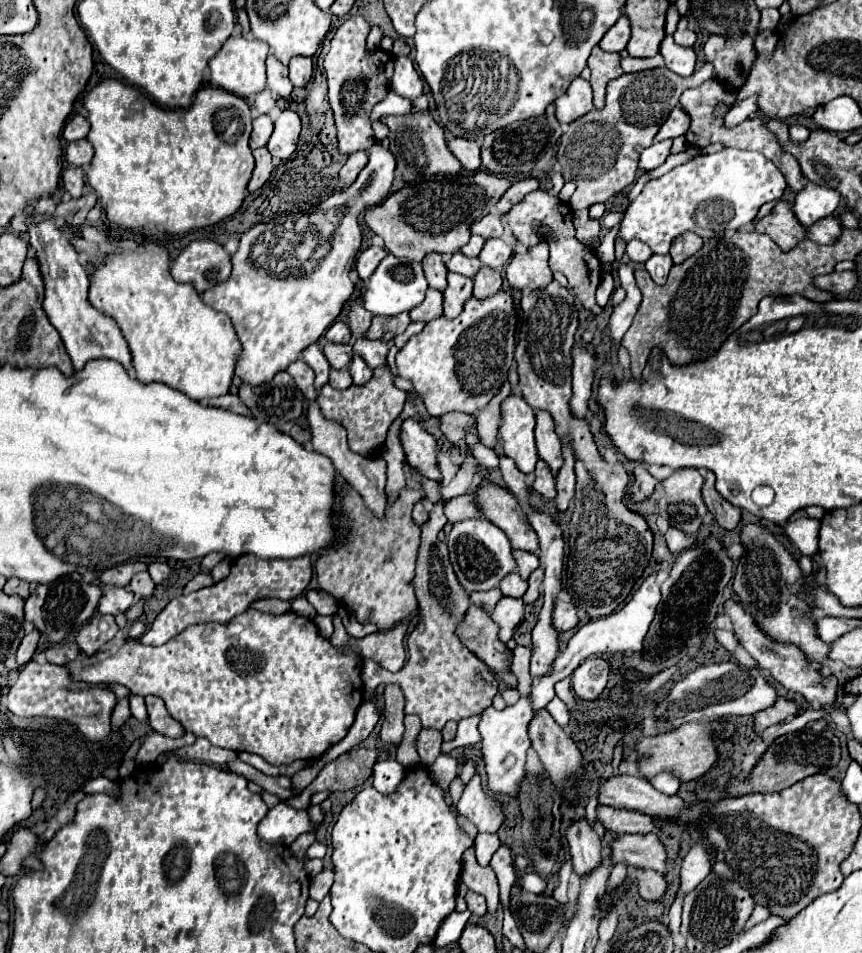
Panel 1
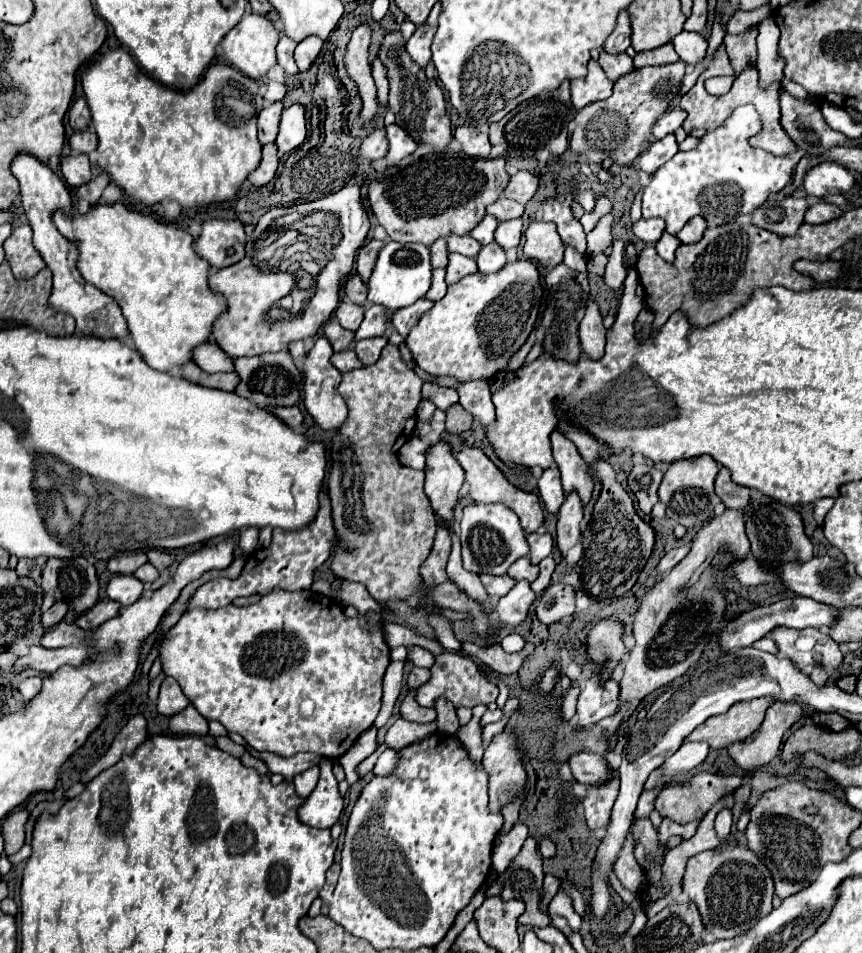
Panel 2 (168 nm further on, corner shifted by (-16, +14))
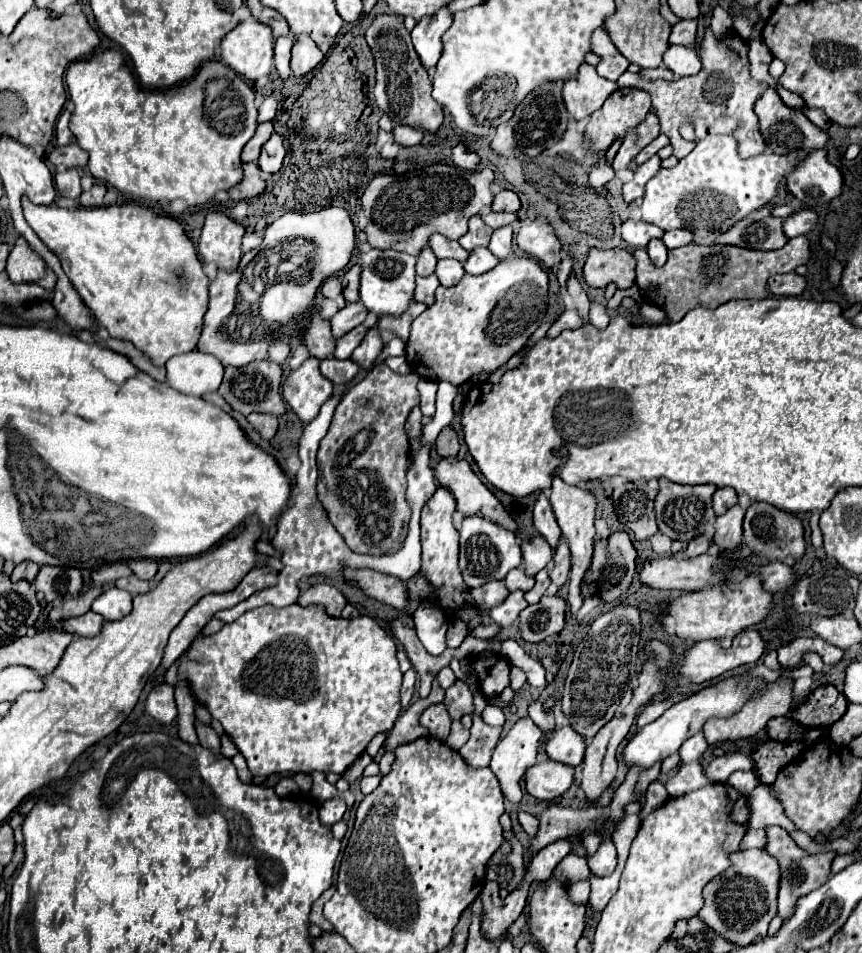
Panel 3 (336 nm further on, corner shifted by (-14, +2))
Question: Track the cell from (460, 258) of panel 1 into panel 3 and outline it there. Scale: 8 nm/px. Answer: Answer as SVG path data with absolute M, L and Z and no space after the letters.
M432 234L428 238L428 246L432 248L436 258L454 258L454 260L464 262L466 256L468 256L468 252L462 246L458 246L456 240L448 240L442 234Z

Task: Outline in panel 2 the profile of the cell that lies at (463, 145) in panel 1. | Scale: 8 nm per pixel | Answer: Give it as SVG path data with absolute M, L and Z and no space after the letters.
M458 126L454 132L456 140L462 144L462 150L472 158L490 158L490 138L486 132L480 132L474 126Z

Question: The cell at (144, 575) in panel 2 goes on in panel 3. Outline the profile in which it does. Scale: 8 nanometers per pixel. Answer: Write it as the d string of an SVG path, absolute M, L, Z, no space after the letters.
M136 576L120 578L120 580L116 580L116 582L114 582L114 586L116 586L116 588L120 588L120 590L130 592L132 596L136 596L136 594L146 594L146 592L150 590L150 582L146 582L146 580L138 580Z

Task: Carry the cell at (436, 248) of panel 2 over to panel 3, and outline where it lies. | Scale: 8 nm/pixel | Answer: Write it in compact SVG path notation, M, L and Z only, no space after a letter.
M424 246L418 254L418 262L416 262L416 274L418 276L428 276L434 272L434 264L436 264L436 258L434 254L430 252L428 246Z

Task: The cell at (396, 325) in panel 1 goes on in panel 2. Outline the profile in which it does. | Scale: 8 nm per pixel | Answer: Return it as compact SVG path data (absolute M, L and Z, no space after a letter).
M370 306L366 308L364 320L360 324L360 328L356 330L356 342L358 340L366 340L366 338L374 338L374 336L384 336L386 330L392 326L392 314L388 314L388 310L384 306Z

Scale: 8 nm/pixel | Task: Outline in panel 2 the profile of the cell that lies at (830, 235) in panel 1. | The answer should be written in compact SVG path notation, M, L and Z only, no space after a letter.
M818 202L818 204L808 208L808 212L804 216L804 222L808 222L808 224L824 224L824 222L840 218L842 214L844 214L842 208L838 208L834 204L828 204L828 202Z

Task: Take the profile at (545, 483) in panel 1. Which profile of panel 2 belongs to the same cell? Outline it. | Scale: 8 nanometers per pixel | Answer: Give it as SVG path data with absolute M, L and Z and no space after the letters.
M556 466L544 470L538 488L540 488L540 500L546 504L548 512L558 512L558 508L564 502L564 490L560 480L560 470Z

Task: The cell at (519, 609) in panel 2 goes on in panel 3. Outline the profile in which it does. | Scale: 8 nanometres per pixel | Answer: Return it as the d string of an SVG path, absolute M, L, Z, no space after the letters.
M516 590L516 592L510 592L508 598L502 604L498 604L496 608L492 608L488 614L490 614L490 618L496 624L500 624L500 626L506 628L506 626L510 626L518 618L518 614L526 606L528 606L528 602L524 600L524 592L522 590Z

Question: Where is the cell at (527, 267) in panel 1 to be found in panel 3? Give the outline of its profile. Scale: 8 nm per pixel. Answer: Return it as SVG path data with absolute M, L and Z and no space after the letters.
M536 216L532 222L524 222L516 234L516 244L528 256L540 260L540 264L550 270L562 260L562 244L550 226L546 216Z

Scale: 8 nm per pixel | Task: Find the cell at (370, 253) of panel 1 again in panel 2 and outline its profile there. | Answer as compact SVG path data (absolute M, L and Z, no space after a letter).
M370 240L368 244L364 244L358 252L358 260L356 260L356 268L358 268L358 274L362 276L362 280L368 280L372 276L372 268L378 260L378 254L382 250L386 242L384 240Z

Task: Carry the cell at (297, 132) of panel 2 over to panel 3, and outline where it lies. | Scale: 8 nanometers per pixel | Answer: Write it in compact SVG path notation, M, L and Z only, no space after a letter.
M272 134L270 140L266 144L262 144L262 152L260 152L260 158L258 158L258 166L260 166L262 172L274 174L274 172L280 170L284 156L286 156L286 150L284 150L282 136Z

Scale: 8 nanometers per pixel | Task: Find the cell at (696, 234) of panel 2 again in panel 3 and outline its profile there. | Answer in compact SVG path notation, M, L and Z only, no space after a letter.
M670 230L670 232L664 232L662 236L662 242L666 244L666 248L680 248L680 246L686 246L692 242L692 232L686 232L686 230Z

